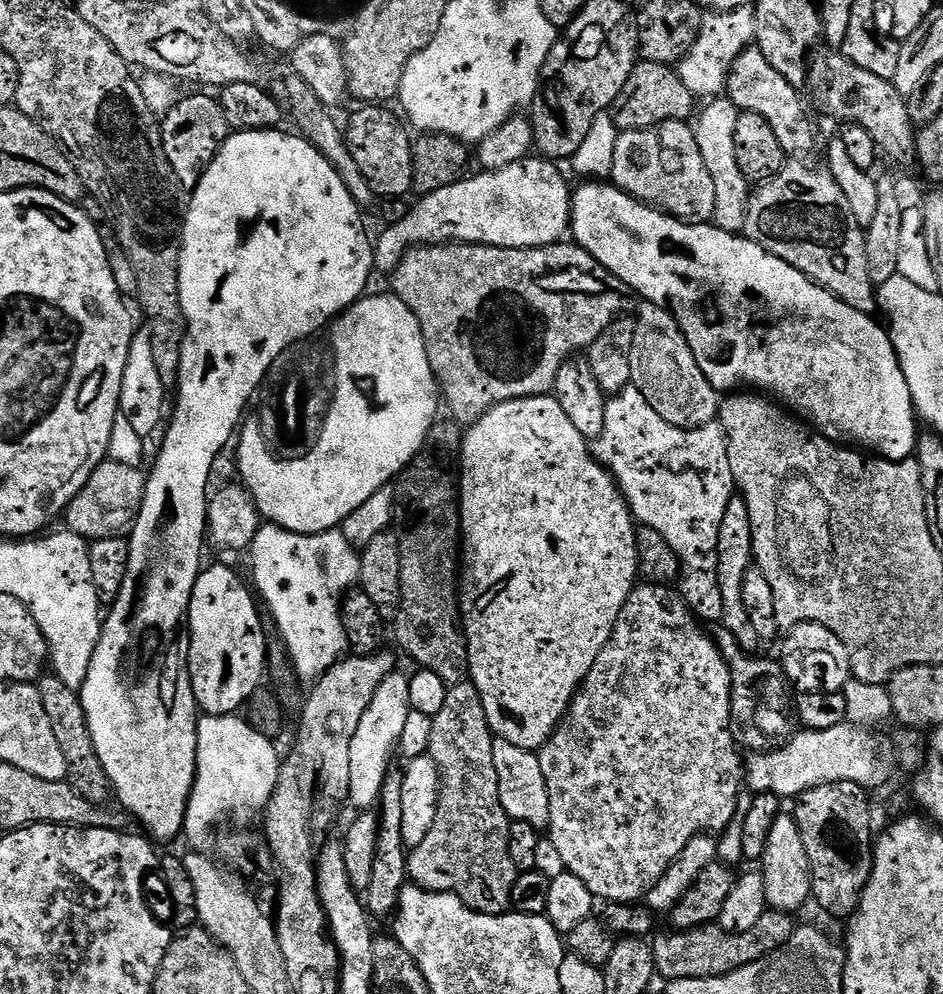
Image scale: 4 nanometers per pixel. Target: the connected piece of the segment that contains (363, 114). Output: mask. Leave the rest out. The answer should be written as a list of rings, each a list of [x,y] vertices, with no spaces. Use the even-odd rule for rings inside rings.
[[[360,106],[360,109],[348,120],[346,139],[358,170],[366,178],[377,197],[407,197],[413,191],[412,165],[413,137],[408,137],[409,129],[402,123],[401,117],[388,109],[388,106]]]

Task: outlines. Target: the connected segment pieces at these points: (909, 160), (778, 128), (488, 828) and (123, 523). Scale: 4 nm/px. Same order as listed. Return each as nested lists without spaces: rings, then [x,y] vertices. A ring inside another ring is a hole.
[[[839,51],[820,52],[810,60],[810,71],[807,83],[816,91],[816,100],[832,116],[837,116],[844,124],[857,124],[867,130],[874,138],[877,149],[884,152],[896,164],[908,168],[917,163],[916,133],[917,125],[913,124],[908,111],[907,99],[893,81],[878,78],[862,66],[854,66]]]
[[[756,46],[745,48],[728,71],[727,99],[733,100],[741,112],[762,114],[762,118],[774,126],[774,134],[778,134],[778,142],[782,142],[785,154],[808,152],[816,144],[816,132],[812,129],[812,120],[808,117],[808,108],[800,97],[800,91],[797,85],[774,70]]]
[[[471,682],[454,684],[450,688],[451,694],[446,698],[445,705],[437,716],[432,717],[433,730],[430,735],[427,755],[431,756],[440,771],[440,793],[438,794],[438,806],[434,814],[434,826],[430,826],[430,834],[422,838],[422,846],[411,849],[407,853],[408,857],[408,878],[417,888],[425,888],[428,892],[452,892],[465,904],[467,908],[472,908],[475,912],[481,912],[487,916],[502,916],[512,908],[512,891],[514,882],[518,875],[518,870],[508,853],[508,830],[510,821],[506,810],[502,810],[502,802],[498,794],[498,770],[494,770],[494,750],[492,749],[492,728],[488,725],[488,719],[484,716],[484,707],[480,697],[476,695],[476,686]]]
[[[114,459],[100,463],[98,470],[90,474],[90,482],[70,502],[66,513],[67,531],[78,534],[89,542],[93,540],[115,540],[123,537],[136,523],[144,497],[145,473],[137,466],[126,466]]]

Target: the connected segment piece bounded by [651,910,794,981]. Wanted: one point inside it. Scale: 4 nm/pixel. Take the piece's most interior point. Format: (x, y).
(709, 951)

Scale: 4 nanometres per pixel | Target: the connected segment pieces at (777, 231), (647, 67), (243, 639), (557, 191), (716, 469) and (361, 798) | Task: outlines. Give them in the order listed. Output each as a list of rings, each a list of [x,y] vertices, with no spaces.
[[[792,162],[785,163],[773,180],[751,193],[743,230],[748,239],[833,292],[854,310],[872,314],[878,308],[877,289],[870,282],[870,270],[866,270],[864,233],[850,210],[846,194],[828,170],[819,172]]]
[[[641,59],[634,66],[626,86],[622,86],[622,94],[618,94],[618,98],[612,103],[610,115],[620,132],[633,132],[653,128],[671,120],[691,121],[697,108],[697,97],[693,96],[686,82],[682,82],[675,67]]]
[[[216,564],[213,568],[205,567],[203,571],[201,571],[200,576],[194,582],[194,590],[192,591],[192,597],[190,598],[190,606],[188,607],[188,623],[186,625],[186,632],[192,635],[192,641],[189,642],[188,648],[186,644],[186,680],[190,683],[190,690],[194,694],[194,698],[196,699],[197,709],[203,715],[206,716],[231,716],[233,714],[239,713],[241,710],[240,707],[247,705],[249,701],[253,699],[261,691],[260,683],[264,680],[264,668],[269,667],[268,662],[268,649],[270,647],[270,641],[264,637],[264,624],[260,621],[260,612],[256,609],[258,607],[257,597],[254,595],[253,589],[249,587],[245,580],[239,576],[238,573],[235,572],[232,568],[227,568],[224,564]]]
[[[529,158],[497,172],[480,170],[477,176],[469,175],[454,182],[454,186],[423,193],[400,221],[387,225],[385,232],[375,237],[375,271],[391,274],[404,253],[421,244],[541,248],[561,243],[572,223],[572,192],[556,168],[559,167],[553,161]]]
[[[629,386],[623,388],[621,392],[615,393],[608,400],[608,405],[606,406],[606,426],[600,435],[598,443],[595,445],[594,452],[600,463],[612,473],[616,483],[620,485],[620,491],[624,493],[624,499],[628,501],[628,507],[631,508],[633,517],[643,527],[658,530],[658,534],[662,534],[662,538],[666,538],[666,542],[674,550],[674,554],[678,554],[678,558],[680,559],[678,591],[688,604],[688,609],[701,621],[723,621],[724,607],[722,606],[722,590],[718,590],[718,526],[721,525],[722,514],[726,513],[726,506],[730,502],[730,498],[734,495],[734,481],[732,479],[732,471],[730,470],[728,439],[724,433],[724,427],[718,422],[703,424],[700,428],[693,429],[674,426],[670,422],[666,422],[666,418],[662,418],[662,414],[658,414],[658,410],[654,410],[654,406],[650,406],[650,402],[646,402],[642,390],[638,390],[634,386]]]
[[[397,670],[388,675],[378,686],[362,722],[358,722],[358,731],[354,742],[350,742],[350,786],[347,803],[353,804],[356,810],[372,810],[380,803],[380,794],[384,779],[387,778],[392,765],[392,752],[397,751],[402,732],[405,729],[407,715],[412,712],[410,705],[409,677]]]

